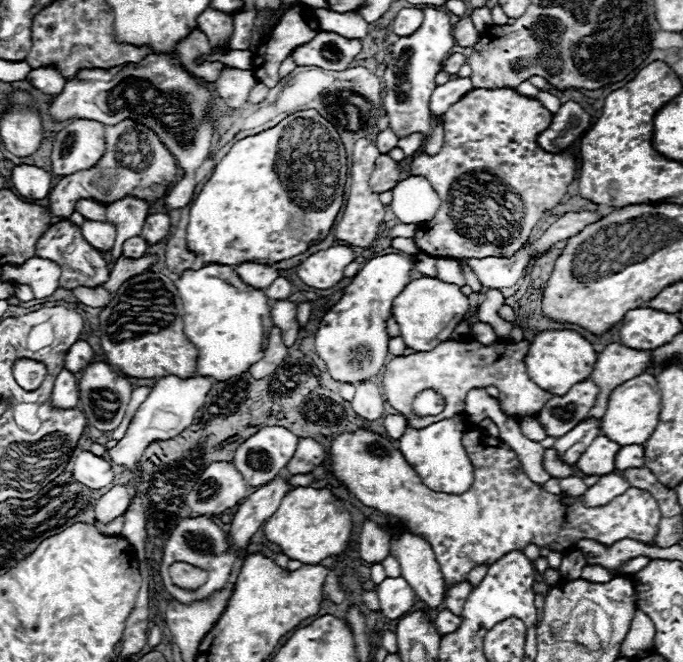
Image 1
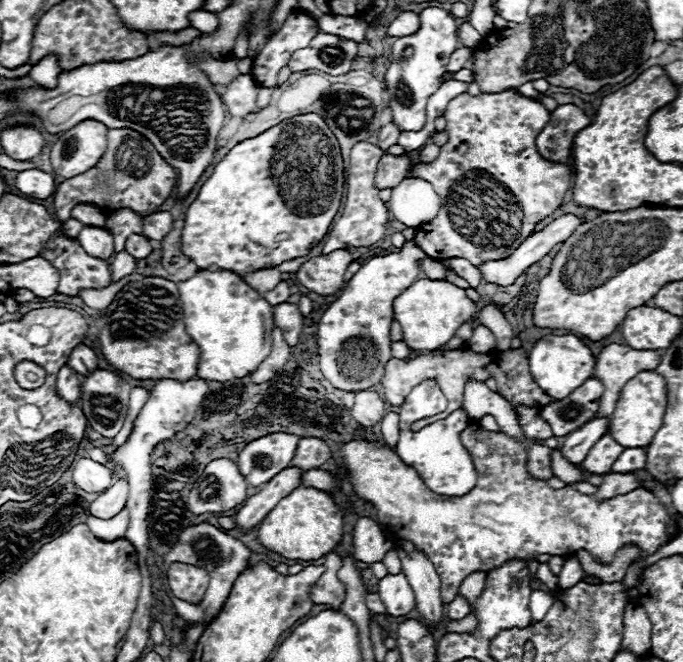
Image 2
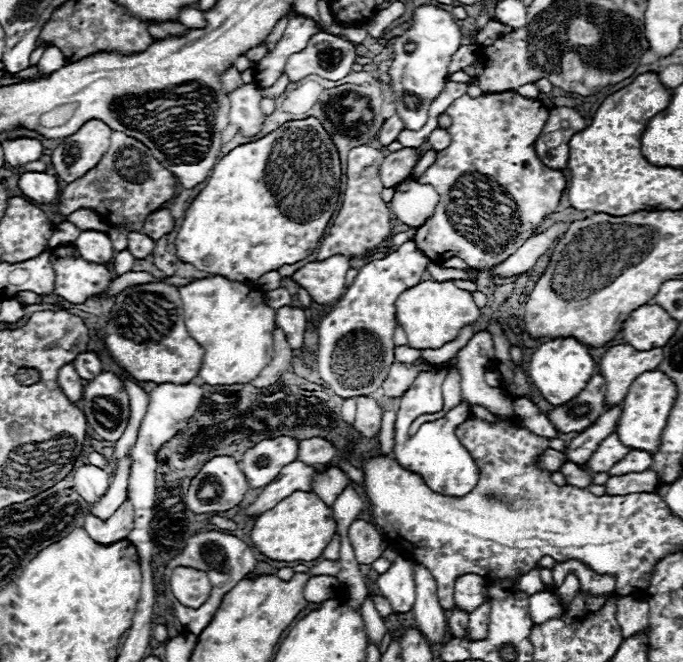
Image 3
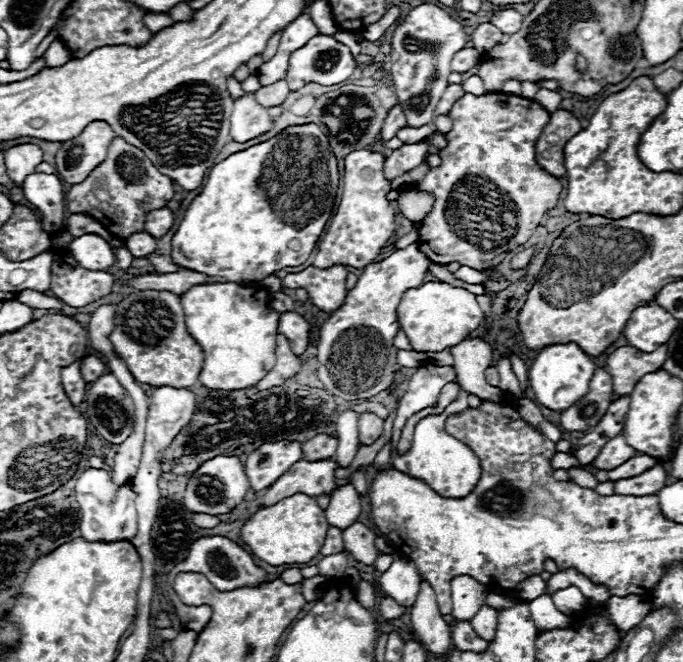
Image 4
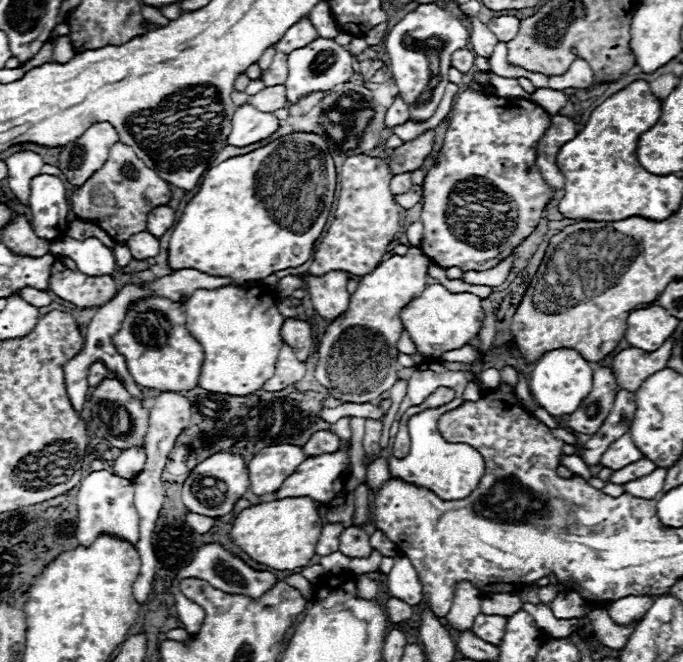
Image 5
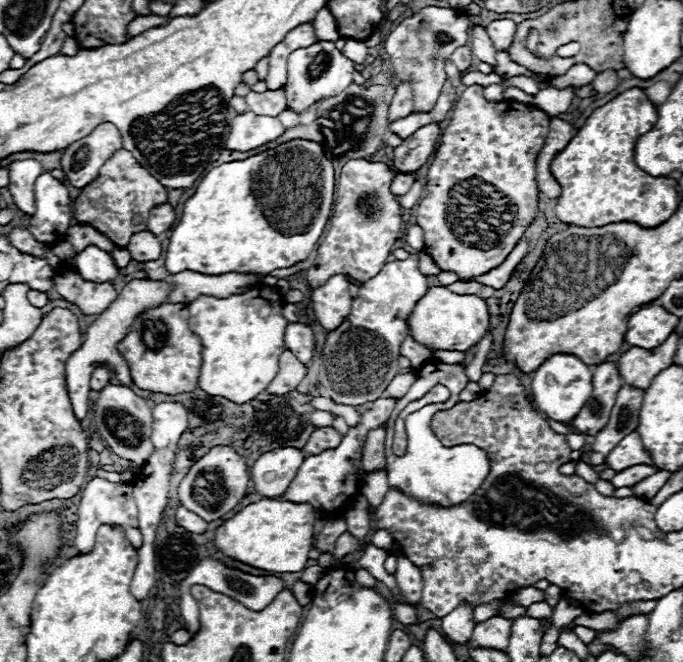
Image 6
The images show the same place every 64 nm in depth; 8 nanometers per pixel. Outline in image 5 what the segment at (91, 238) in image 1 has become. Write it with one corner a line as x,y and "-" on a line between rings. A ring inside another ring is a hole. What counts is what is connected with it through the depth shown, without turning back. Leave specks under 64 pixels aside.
62,236
62,240
50,242
50,254
68,256
76,262
78,270
88,276
112,276
116,270
116,260
110,248
106,248
100,240
70,240

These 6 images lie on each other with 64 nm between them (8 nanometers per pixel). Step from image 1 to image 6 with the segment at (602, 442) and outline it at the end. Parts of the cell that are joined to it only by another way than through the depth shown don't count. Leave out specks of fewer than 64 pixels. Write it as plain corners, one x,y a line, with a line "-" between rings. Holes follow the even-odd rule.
632,432
630,436
624,436
606,456
606,464
612,470
622,470
622,468
630,468
634,464
652,464
652,458
648,456
648,452
644,450
640,436
636,432

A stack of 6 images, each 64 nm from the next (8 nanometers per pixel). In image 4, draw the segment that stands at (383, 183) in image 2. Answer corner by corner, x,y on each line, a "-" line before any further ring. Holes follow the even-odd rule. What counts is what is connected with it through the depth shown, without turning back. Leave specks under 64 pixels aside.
422,140
418,144
404,144
402,148
394,150
386,160
384,160
384,176
386,180
394,180
410,170
414,170
418,164
424,162
428,156
428,142

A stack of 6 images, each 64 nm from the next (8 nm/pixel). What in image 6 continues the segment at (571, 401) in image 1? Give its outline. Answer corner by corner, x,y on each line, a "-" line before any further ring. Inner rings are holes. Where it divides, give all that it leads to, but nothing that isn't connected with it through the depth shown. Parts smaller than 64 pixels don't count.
604,362
596,366
594,396
590,396
586,408
582,408
582,412
578,412
574,420
570,420
570,426
576,428
580,434
588,434
588,436
598,434
610,418
610,410
614,406
620,388
622,388
622,378
618,374
616,364

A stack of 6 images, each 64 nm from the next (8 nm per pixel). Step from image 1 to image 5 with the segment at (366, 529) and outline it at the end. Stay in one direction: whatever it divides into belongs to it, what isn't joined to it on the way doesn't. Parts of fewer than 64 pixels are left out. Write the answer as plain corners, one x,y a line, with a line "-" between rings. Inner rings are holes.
350,526
340,536
340,552
350,558
368,558
372,554
370,536
364,528

